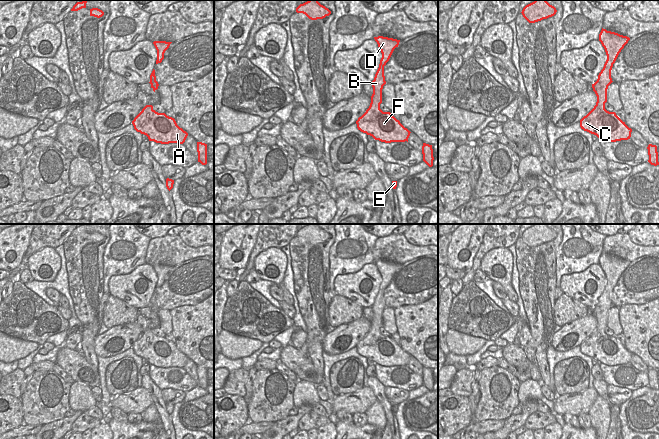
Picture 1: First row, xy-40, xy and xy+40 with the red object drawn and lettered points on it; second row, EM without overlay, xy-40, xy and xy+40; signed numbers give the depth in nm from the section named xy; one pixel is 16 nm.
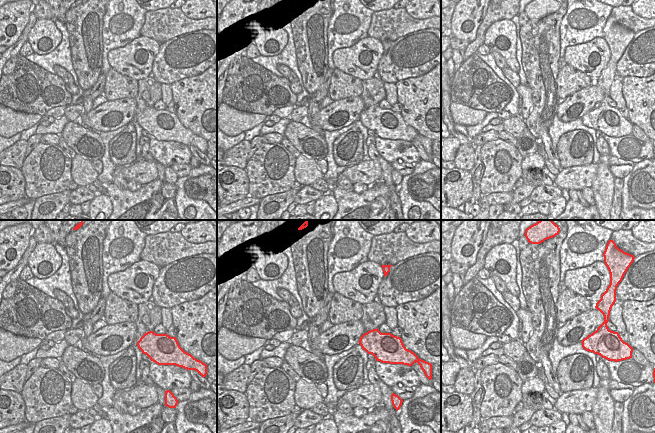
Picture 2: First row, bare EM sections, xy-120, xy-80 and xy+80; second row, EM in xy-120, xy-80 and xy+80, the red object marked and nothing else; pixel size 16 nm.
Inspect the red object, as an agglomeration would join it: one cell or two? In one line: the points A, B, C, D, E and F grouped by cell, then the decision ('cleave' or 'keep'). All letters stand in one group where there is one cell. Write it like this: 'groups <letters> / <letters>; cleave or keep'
groups A B C D E F; keep

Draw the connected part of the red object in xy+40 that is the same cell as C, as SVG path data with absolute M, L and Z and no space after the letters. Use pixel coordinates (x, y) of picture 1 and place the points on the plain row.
M602 252L599 265L605 273L607 284L598 299L597 305L592 308L597 326L594 332L580 344L581 353L608 366L628 364L631 361L632 353L615 336L609 336L605 333L607 313L613 306L611 302L613 288L629 264L630 262L627 260Z

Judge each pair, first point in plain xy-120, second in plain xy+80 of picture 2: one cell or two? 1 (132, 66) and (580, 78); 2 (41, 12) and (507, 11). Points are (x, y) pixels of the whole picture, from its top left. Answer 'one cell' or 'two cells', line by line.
1: two cells
2: one cell

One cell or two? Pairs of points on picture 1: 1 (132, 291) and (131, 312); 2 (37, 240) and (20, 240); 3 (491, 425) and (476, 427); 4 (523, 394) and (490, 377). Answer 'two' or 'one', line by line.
1: two
2: two
3: one
4: two

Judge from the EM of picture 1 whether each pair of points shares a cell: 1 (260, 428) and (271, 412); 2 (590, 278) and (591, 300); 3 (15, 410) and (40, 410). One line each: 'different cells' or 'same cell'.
1: different cells
2: same cell
3: different cells

